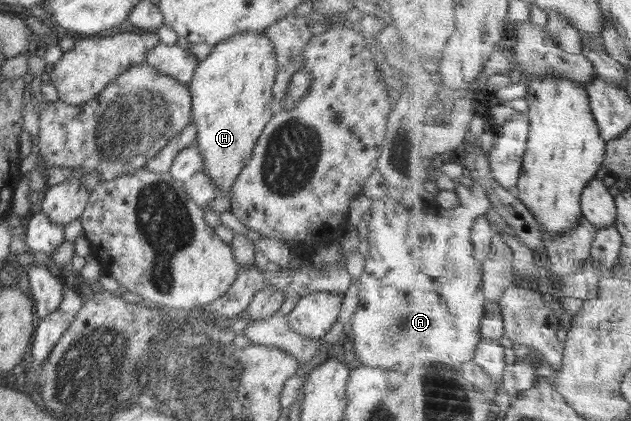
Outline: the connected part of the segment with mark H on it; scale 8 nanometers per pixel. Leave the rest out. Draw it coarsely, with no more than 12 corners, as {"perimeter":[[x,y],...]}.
{"perimeter":[[263,33],[211,47],[189,91],[195,144],[230,194],[273,117]]}

